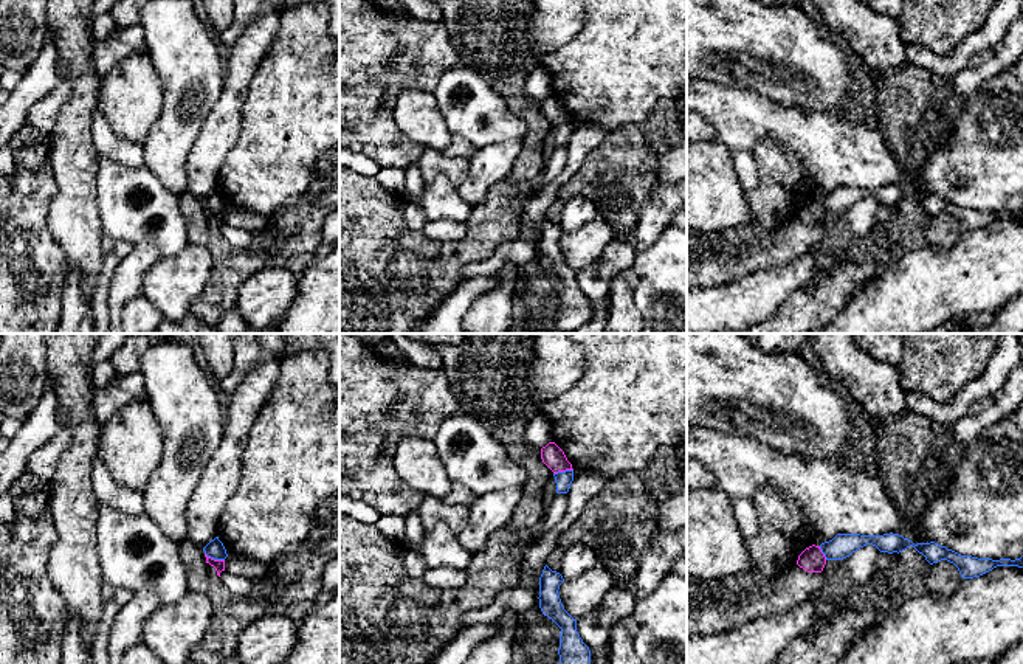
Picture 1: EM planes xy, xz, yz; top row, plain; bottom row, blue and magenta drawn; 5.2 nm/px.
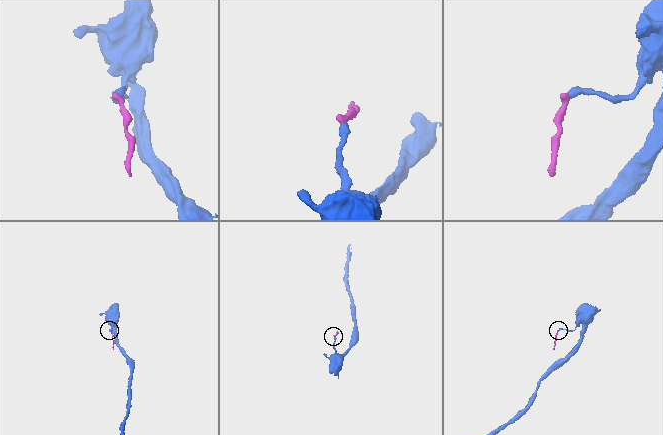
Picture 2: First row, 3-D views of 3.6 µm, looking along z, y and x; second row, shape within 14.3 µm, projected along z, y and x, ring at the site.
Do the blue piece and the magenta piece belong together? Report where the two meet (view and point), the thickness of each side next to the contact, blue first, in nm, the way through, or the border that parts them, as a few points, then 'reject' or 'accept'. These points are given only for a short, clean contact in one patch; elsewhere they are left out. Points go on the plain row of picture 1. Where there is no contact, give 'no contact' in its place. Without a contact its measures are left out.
contact xy (214, 211); calibres 90 and 60 nm; border xy (205, 205), (223, 213); reject

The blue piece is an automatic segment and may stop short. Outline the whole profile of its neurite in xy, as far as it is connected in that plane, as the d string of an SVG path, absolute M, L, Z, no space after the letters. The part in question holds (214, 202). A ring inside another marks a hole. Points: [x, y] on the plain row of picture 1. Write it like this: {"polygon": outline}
{"polygon": "M215 189L214 192L211 192L205 200L203 200L205 206L214 213L225 213L228 209L226 202L223 199L223 195L219 192L219 189Z"}

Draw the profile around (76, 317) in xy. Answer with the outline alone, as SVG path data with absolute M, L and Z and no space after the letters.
M74 265L68 267L56 334L95 334L90 301L82 293L81 276Z

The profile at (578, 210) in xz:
M575 195L566 202L560 227L564 233L575 233L597 217L600 217L597 205L589 197Z

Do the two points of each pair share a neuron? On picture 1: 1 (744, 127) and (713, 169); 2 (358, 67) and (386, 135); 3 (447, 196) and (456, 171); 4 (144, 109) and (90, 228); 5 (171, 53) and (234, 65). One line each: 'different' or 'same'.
1: different
2: same
3: different
4: different
5: different

